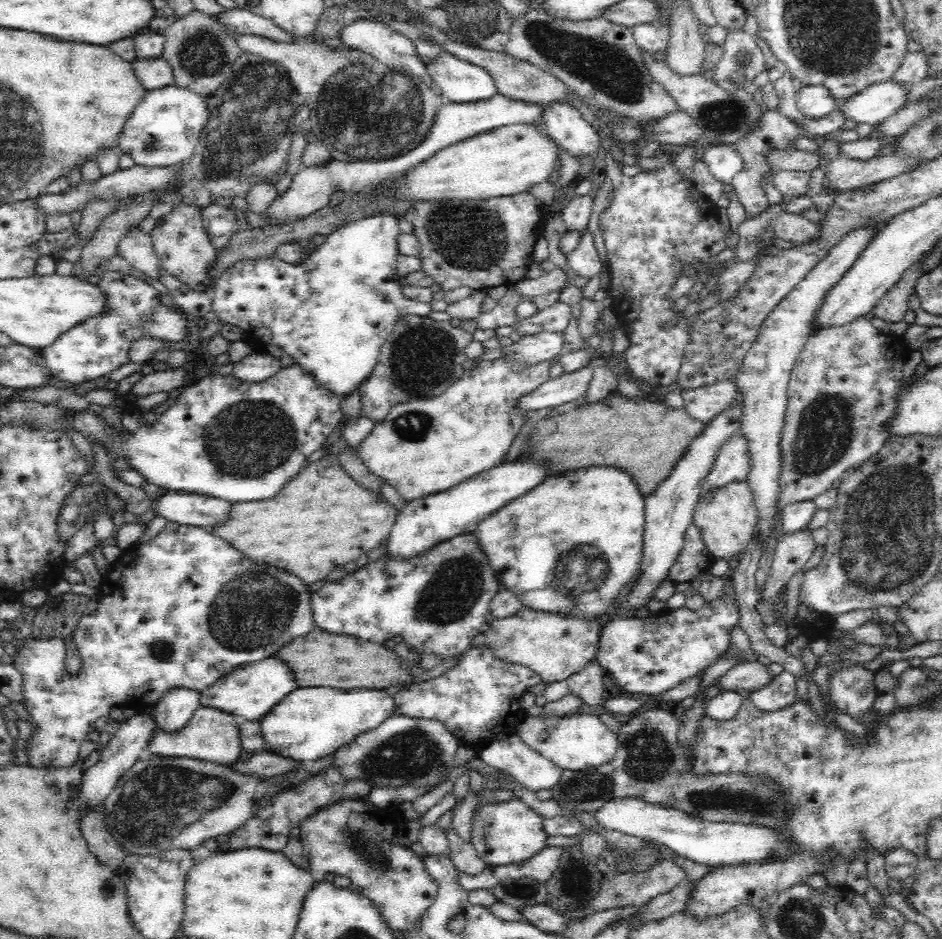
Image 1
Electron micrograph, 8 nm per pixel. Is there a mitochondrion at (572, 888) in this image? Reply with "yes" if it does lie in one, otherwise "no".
no

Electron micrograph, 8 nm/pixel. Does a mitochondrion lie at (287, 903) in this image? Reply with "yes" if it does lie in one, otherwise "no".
no

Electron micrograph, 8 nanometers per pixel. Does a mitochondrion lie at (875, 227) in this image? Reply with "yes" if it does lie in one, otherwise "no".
no

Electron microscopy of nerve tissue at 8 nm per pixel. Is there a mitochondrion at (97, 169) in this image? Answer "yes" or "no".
no

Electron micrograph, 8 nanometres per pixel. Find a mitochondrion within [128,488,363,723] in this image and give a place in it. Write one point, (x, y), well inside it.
(247, 614)

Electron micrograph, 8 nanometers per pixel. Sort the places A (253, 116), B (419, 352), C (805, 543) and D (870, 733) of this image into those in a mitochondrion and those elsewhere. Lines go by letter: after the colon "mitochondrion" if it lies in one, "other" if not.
A: mitochondrion
B: mitochondrion
C: other
D: other

